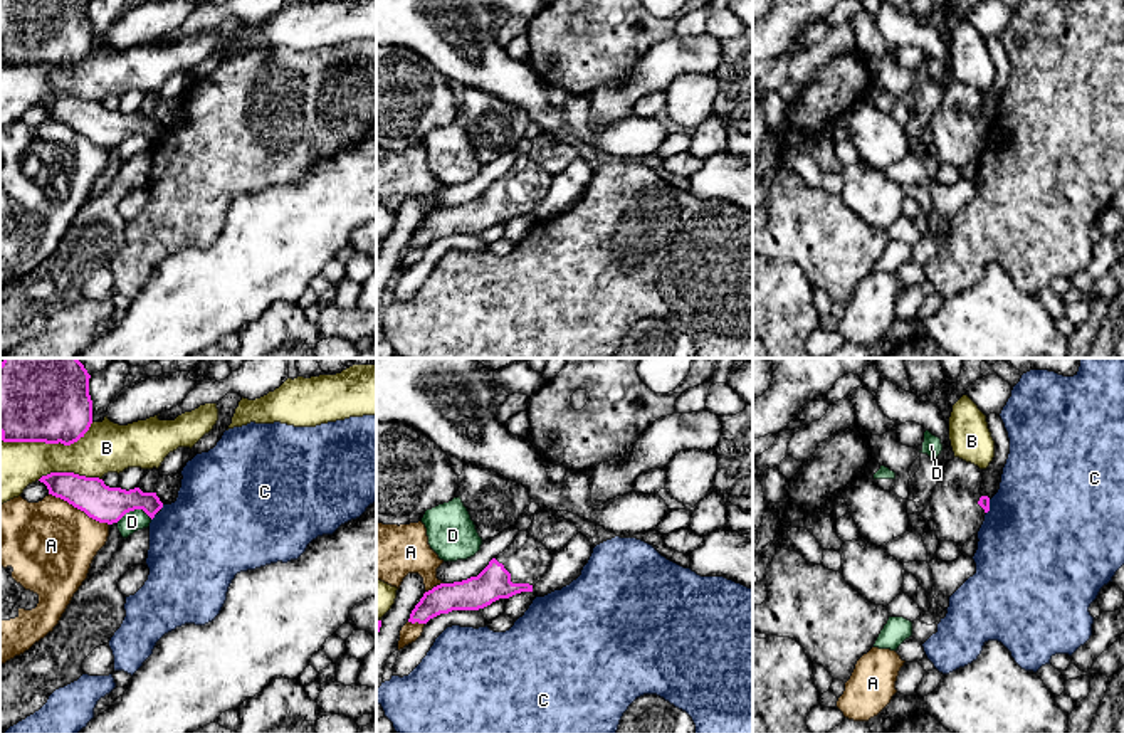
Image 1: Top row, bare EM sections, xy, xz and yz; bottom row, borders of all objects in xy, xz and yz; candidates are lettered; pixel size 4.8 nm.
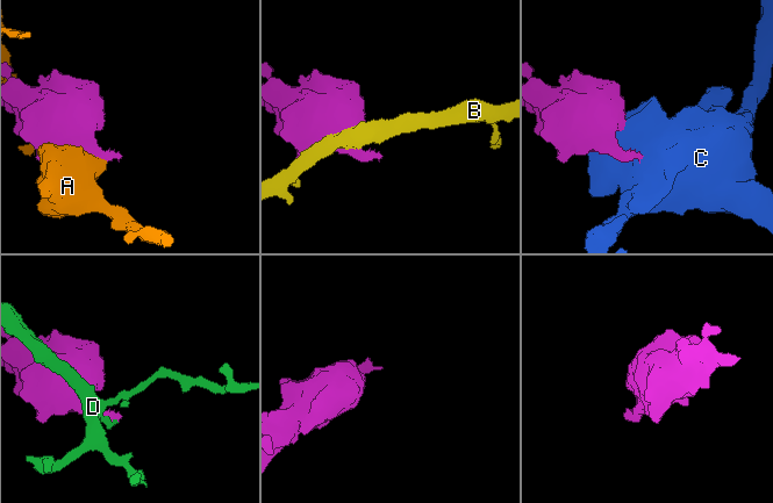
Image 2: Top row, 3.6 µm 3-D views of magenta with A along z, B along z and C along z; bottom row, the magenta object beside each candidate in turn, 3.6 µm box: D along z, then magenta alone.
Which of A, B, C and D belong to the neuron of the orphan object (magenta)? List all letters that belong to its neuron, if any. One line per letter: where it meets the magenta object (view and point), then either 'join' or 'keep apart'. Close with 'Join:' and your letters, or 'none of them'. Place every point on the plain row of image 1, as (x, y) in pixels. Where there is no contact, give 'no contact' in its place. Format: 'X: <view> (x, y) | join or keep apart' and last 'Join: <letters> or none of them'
A: xy (79, 131) | keep apart
B: xy (47, 66) | keep apart
C: xy (153, 140) | keep apart
D: xy (133, 133) | keep apart
Join: none of them

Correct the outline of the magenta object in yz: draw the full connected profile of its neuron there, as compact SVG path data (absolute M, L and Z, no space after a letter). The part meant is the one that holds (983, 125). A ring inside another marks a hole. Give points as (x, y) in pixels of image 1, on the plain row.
M959 81L941 96L931 121L934 155L939 165L961 170L980 155L990 134L990 121L980 118L983 92Z

